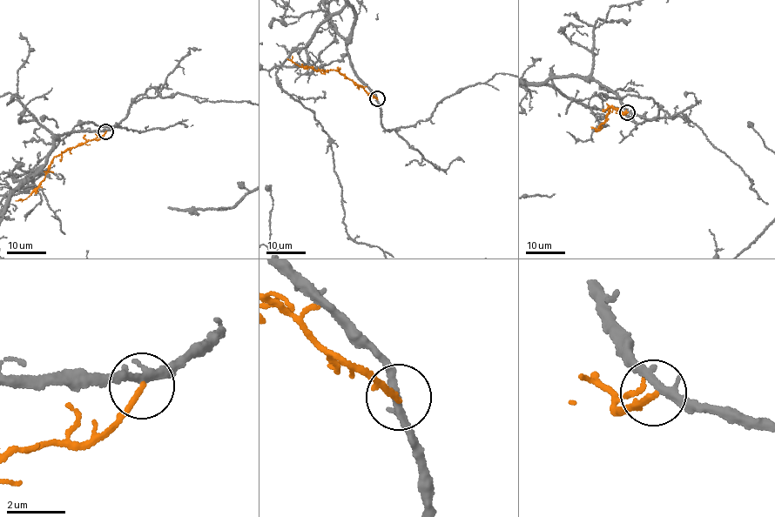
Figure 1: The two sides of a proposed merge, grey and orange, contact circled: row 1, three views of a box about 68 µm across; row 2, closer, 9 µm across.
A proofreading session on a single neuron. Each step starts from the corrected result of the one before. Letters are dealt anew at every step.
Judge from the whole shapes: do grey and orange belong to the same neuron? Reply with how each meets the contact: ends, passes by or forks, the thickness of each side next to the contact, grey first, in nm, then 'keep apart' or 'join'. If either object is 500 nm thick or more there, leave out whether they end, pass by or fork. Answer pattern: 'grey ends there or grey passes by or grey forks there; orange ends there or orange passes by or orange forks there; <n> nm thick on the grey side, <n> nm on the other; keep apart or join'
grey passes by; orange ends there; 280 nm thick on the grey side, 190 nm on the other; keep apart

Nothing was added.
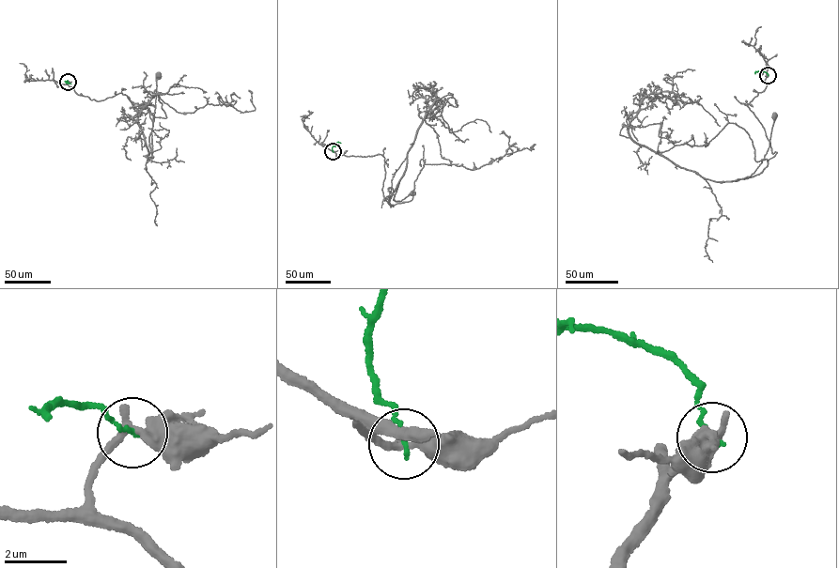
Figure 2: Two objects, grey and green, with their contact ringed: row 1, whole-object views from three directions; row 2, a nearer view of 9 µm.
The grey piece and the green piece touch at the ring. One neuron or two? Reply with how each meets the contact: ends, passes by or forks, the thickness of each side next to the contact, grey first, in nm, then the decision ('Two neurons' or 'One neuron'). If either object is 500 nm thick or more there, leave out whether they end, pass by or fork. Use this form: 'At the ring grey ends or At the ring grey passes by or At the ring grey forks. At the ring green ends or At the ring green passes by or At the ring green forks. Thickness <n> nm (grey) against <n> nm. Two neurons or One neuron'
At the ring grey passes by. At the ring green ends. Thickness 320 nm (grey) against 140 nm. Two neurons

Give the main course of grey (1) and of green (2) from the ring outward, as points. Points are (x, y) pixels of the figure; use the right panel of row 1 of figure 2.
1: (768, 75), (765, 89), (740, 103), (776, 152), (759, 173), (724, 181), (749, 176), (761, 162), (774, 115)
2: (768, 75), (760, 70), (754, 74)

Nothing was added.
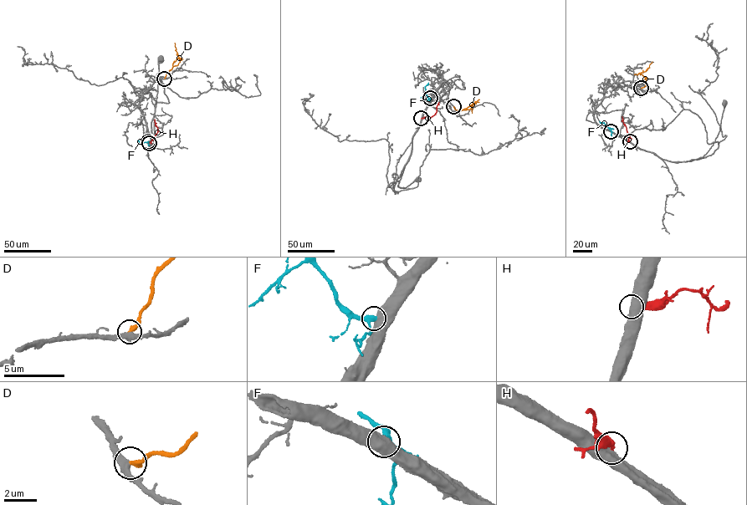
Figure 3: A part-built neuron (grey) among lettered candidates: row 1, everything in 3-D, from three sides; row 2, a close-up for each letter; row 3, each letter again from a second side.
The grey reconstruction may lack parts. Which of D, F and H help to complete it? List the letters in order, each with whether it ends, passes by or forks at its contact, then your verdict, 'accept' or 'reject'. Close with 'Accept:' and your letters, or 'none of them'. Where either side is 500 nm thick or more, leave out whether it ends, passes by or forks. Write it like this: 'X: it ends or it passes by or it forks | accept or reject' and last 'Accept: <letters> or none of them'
D: it ends | accept
F: reject
H: reject
Accept: D

